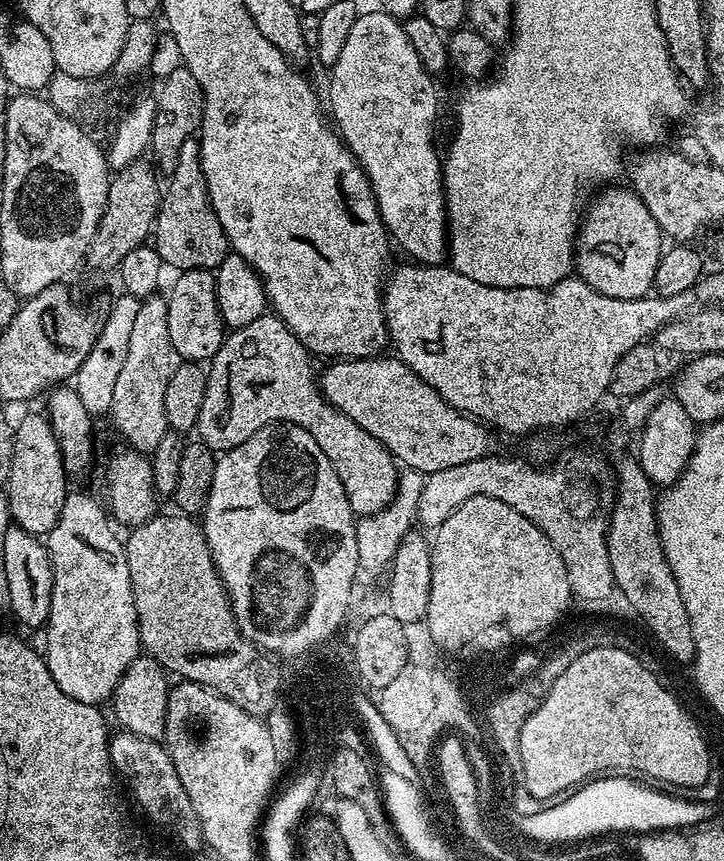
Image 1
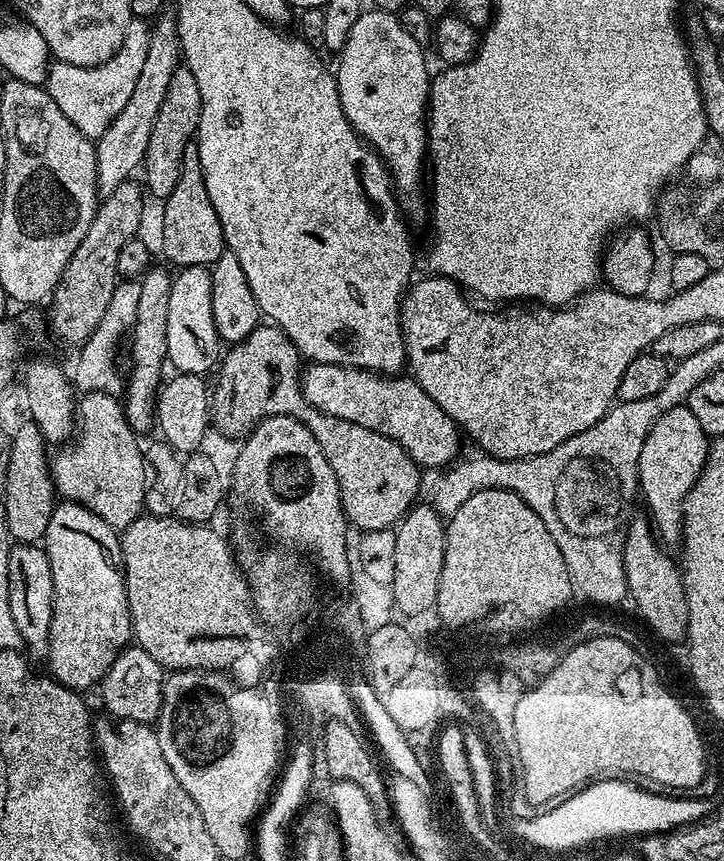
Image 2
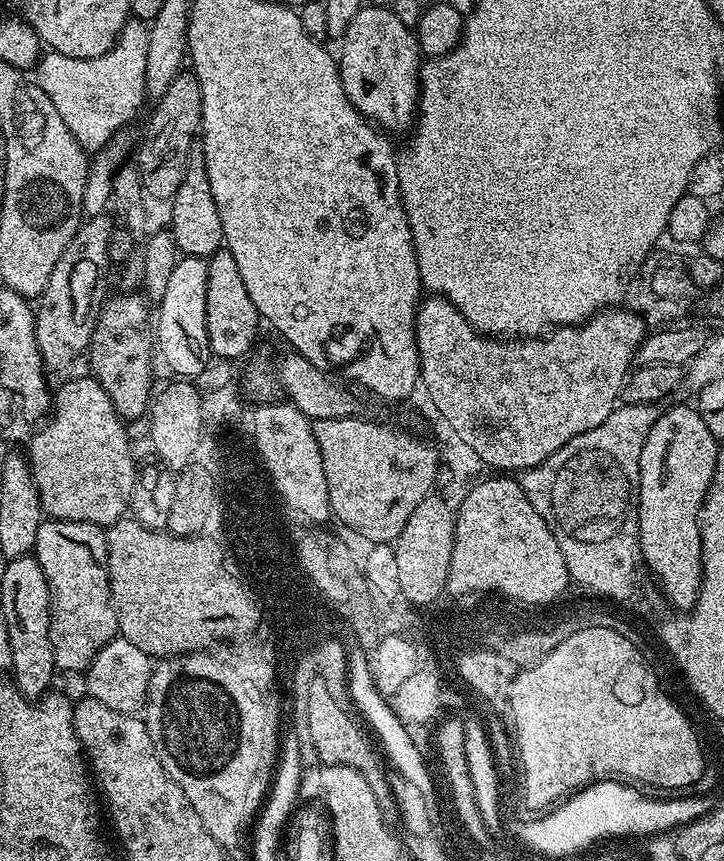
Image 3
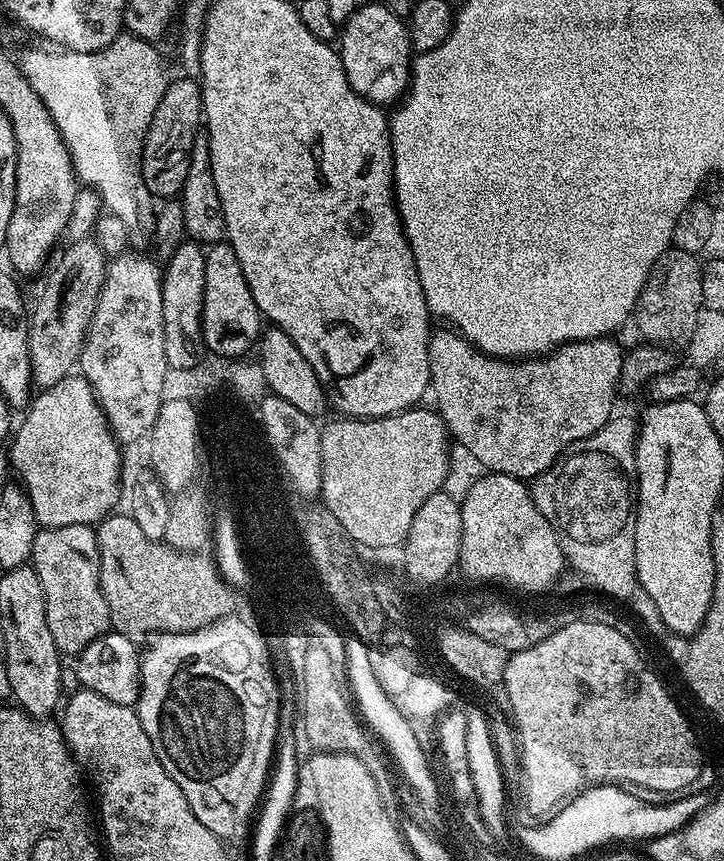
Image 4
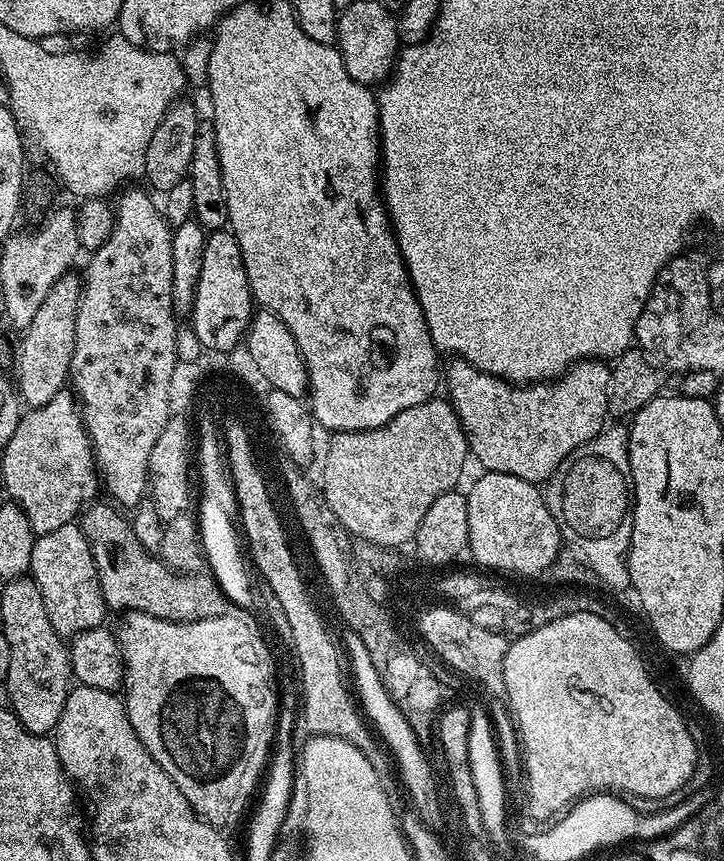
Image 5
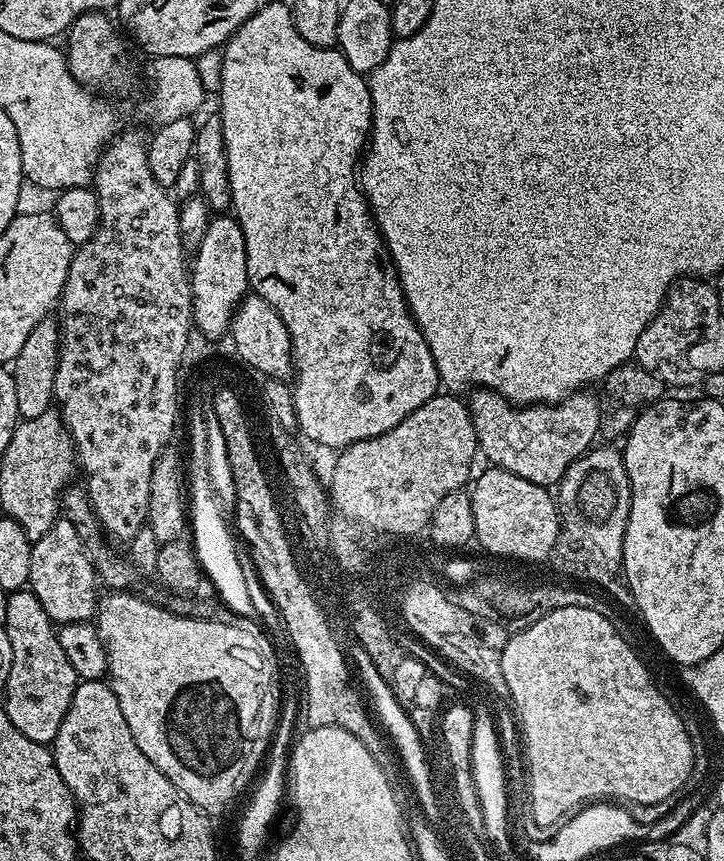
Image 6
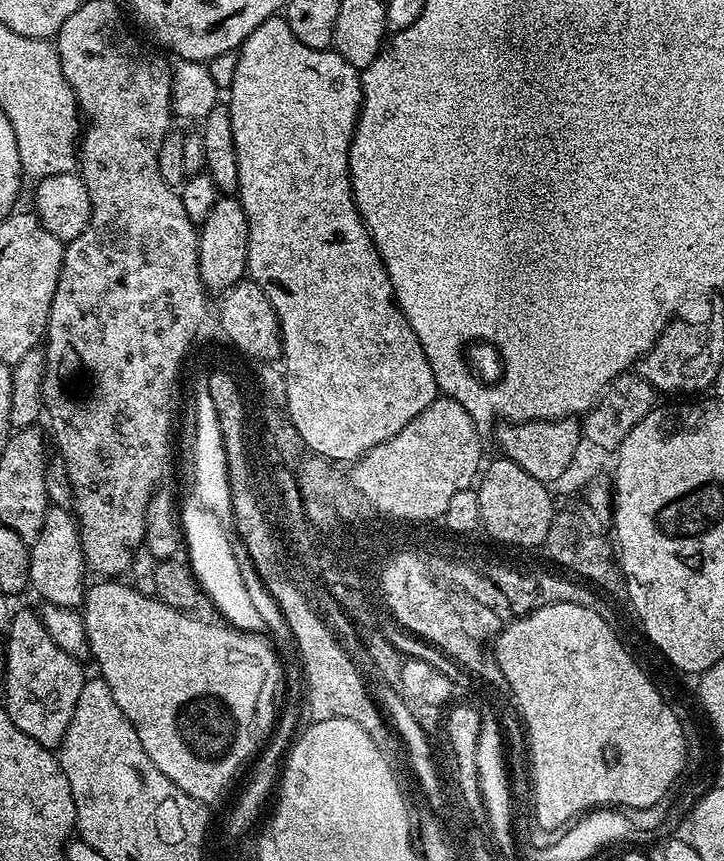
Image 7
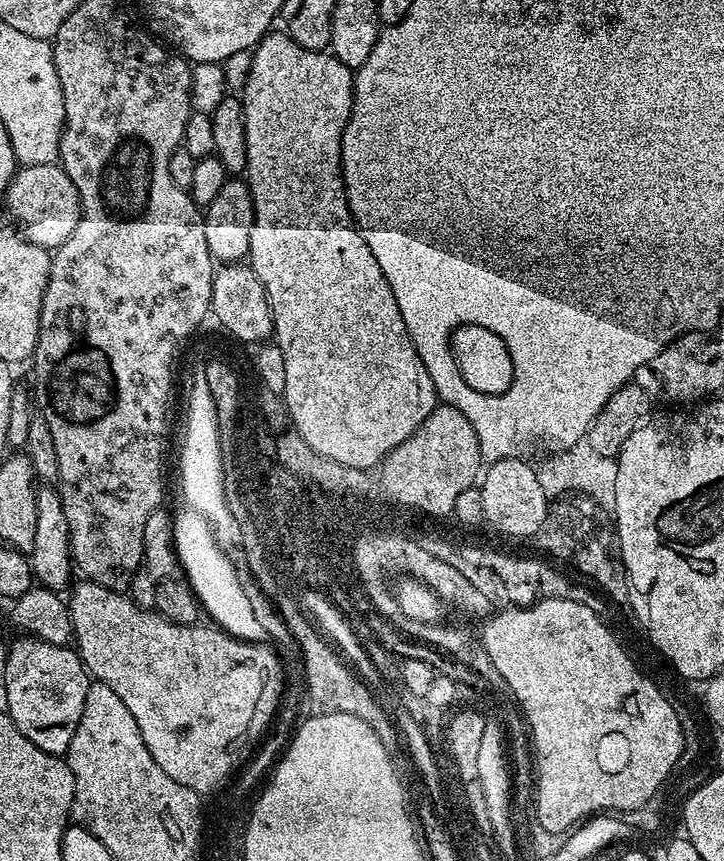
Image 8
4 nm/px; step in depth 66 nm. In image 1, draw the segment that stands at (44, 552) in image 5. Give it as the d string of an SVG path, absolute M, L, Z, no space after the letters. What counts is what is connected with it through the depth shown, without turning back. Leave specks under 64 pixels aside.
M69 491L66 502L62 502L62 514L58 514L54 530L47 534L48 557L52 563L52 593L46 625L48 641L42 647L42 652L62 694L70 694L70 698L78 702L100 706L103 700L104 703L111 701L122 674L126 674L130 662L141 655L142 645L124 544L121 537L120 540L116 537L117 529L110 523L105 505L97 500L88 492Z

